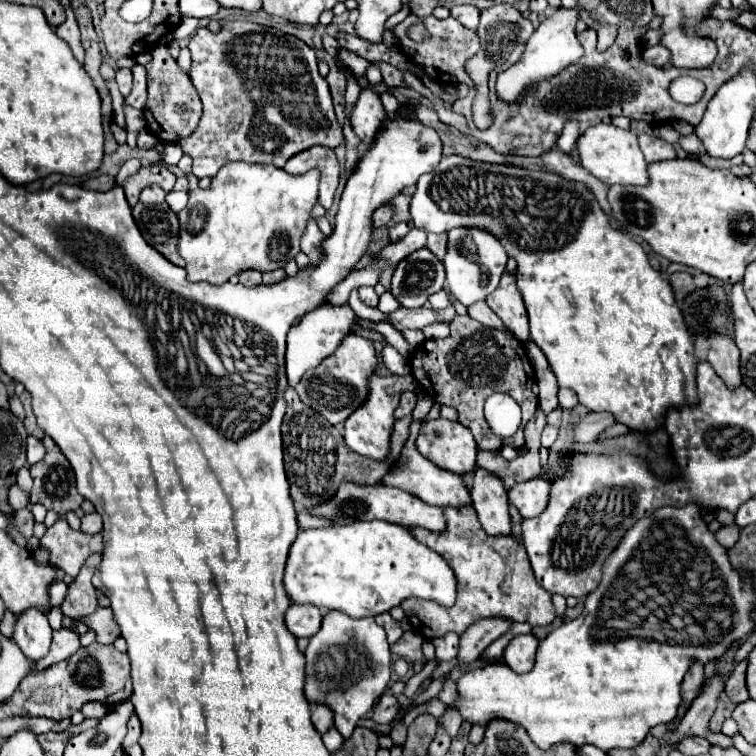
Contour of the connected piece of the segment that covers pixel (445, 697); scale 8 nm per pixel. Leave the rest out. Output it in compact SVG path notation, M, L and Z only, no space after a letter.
M447 679L445 683L443 683L443 689L441 689L441 693L439 693L439 699L445 703L445 705L451 705L455 699L457 699L457 689L455 689L455 681L451 681L451 679Z

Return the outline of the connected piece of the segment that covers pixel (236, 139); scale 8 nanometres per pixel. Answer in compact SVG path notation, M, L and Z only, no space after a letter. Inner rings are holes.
M229 21L219 33L211 33L199 27L189 41L191 51L191 81L203 103L203 115L197 129L181 141L187 155L193 157L193 175L215 177L217 171L231 161L245 163L265 163L279 169L285 167L287 159L309 149L309 147L329 147L337 149L345 145L345 135L333 111L333 101L327 81L317 71L315 51L301 39L287 35L273 27L263 27L249 21ZM245 65L269 65L269 69L259 67L245 71Z

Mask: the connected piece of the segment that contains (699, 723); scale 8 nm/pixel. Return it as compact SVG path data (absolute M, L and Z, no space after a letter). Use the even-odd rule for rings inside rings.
M715 675L707 683L705 691L693 701L691 709L685 713L685 717L679 721L679 725L671 731L671 735L665 741L671 743L671 745L675 745L683 737L695 735L695 737L705 737L712 745L719 745L723 748L733 746L731 736L725 735L725 738L720 738L718 734L711 733L708 729L709 720L713 716L717 706L717 695L721 691L723 691L723 679L719 675Z

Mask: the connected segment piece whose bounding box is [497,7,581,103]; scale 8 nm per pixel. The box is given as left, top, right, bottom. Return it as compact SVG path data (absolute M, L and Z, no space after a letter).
M557 9L551 17L547 17L533 33L533 37L529 39L525 53L521 57L521 61L517 65L513 65L511 69L499 73L497 77L497 97L513 103L529 85L535 85L537 81L545 79L545 77L553 77L553 73L559 73L561 69L565 69L565 65L579 61L581 59L581 43L577 41L577 21L579 21L579 11L577 9Z

